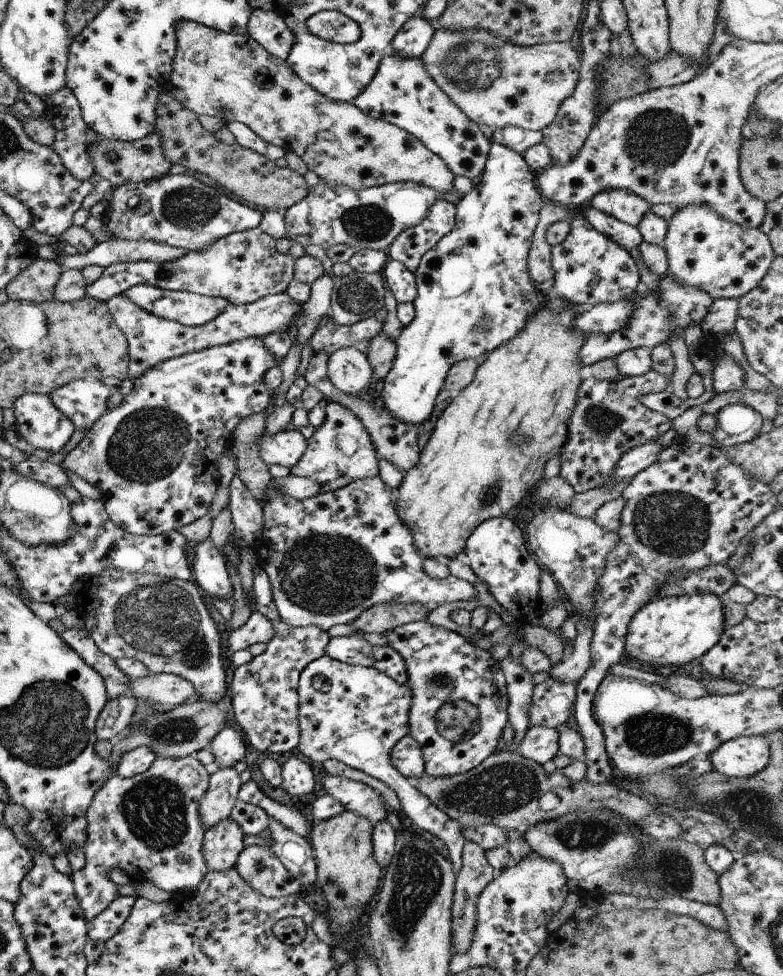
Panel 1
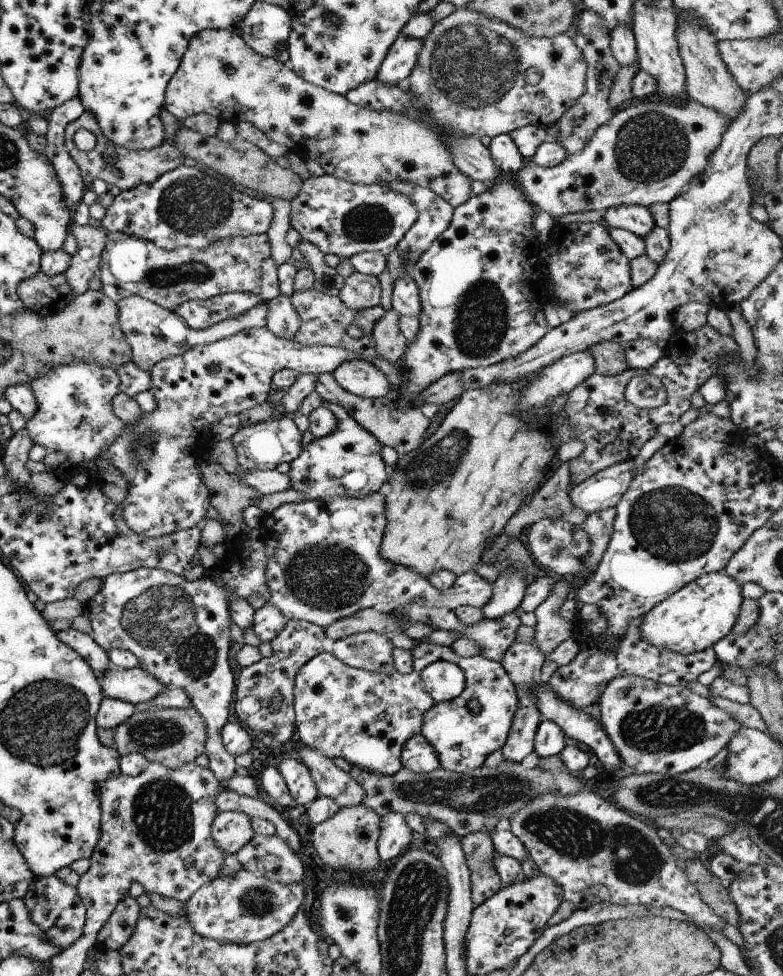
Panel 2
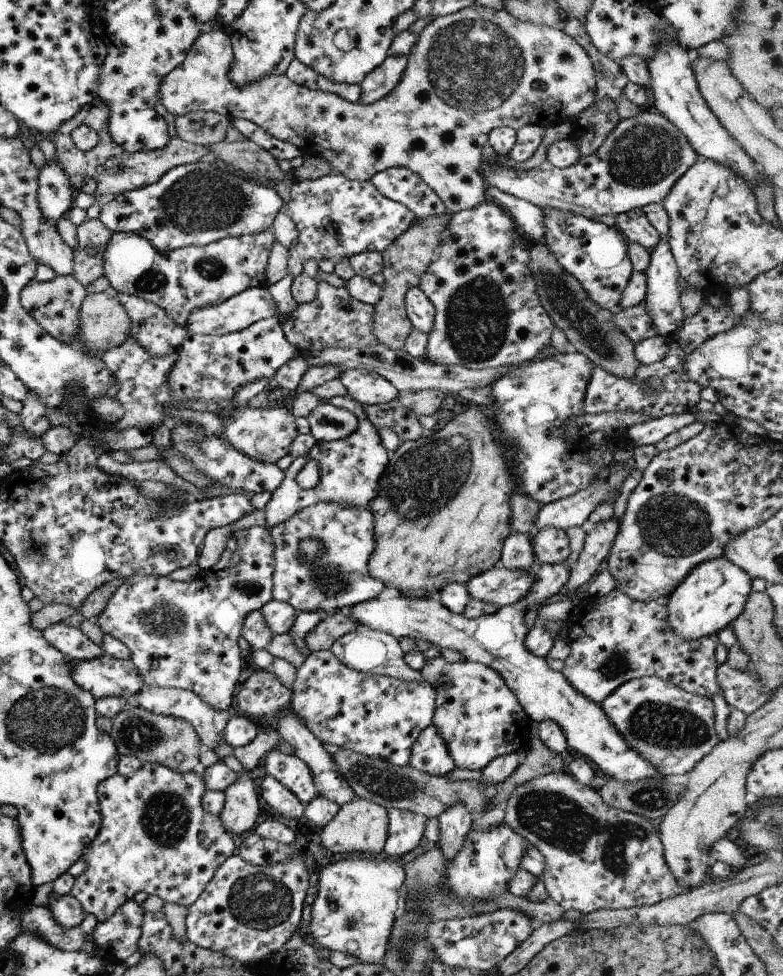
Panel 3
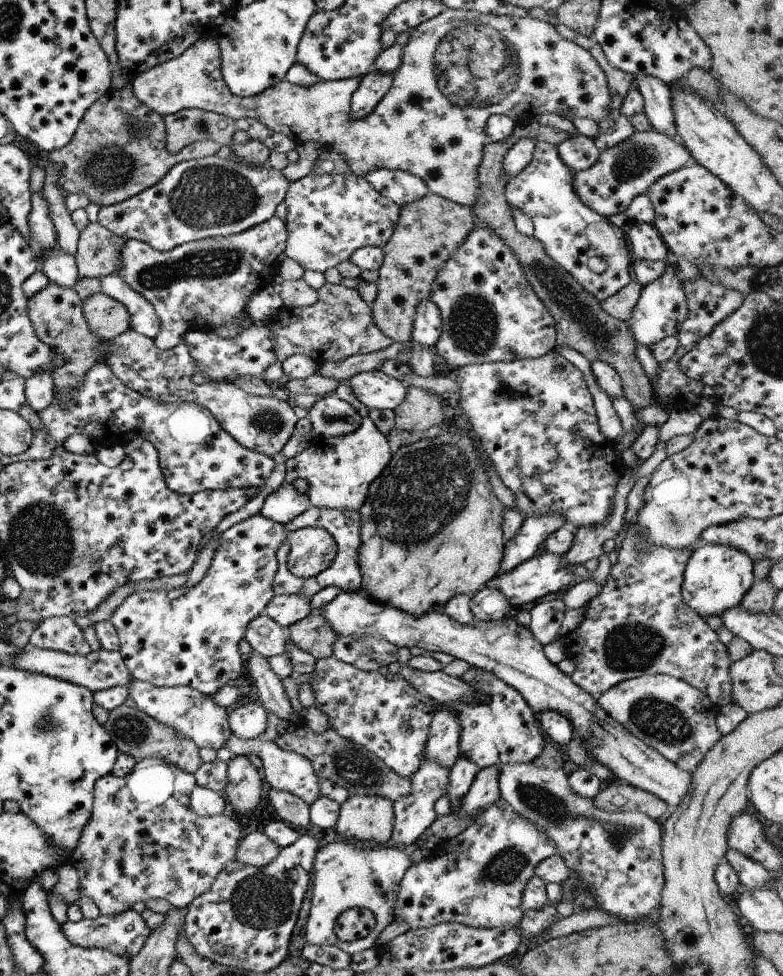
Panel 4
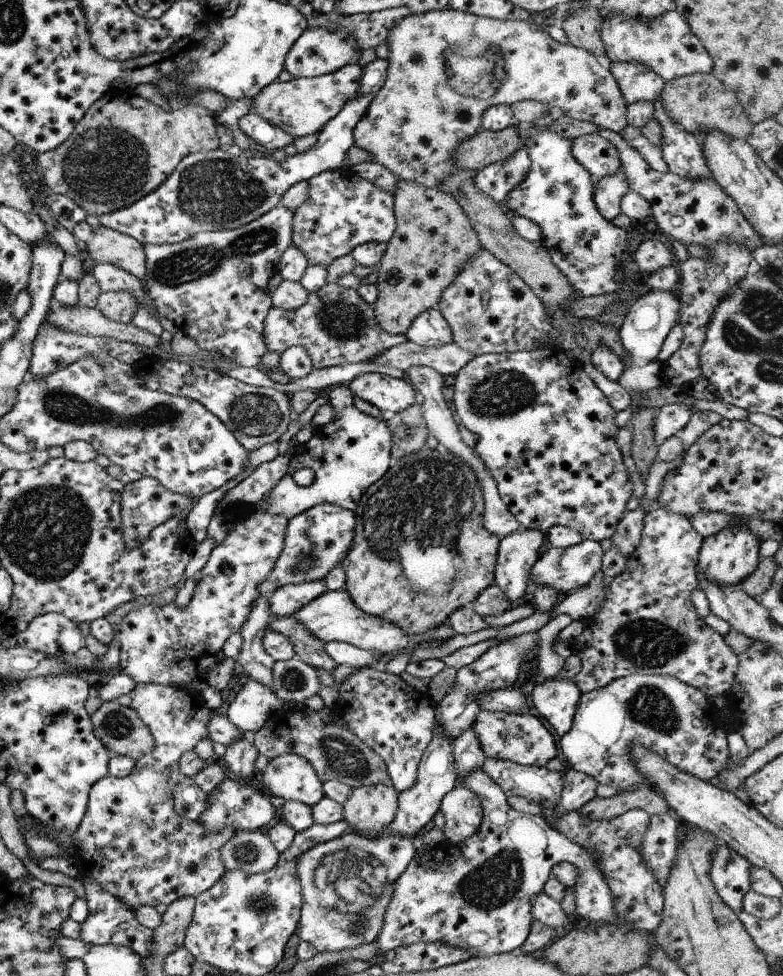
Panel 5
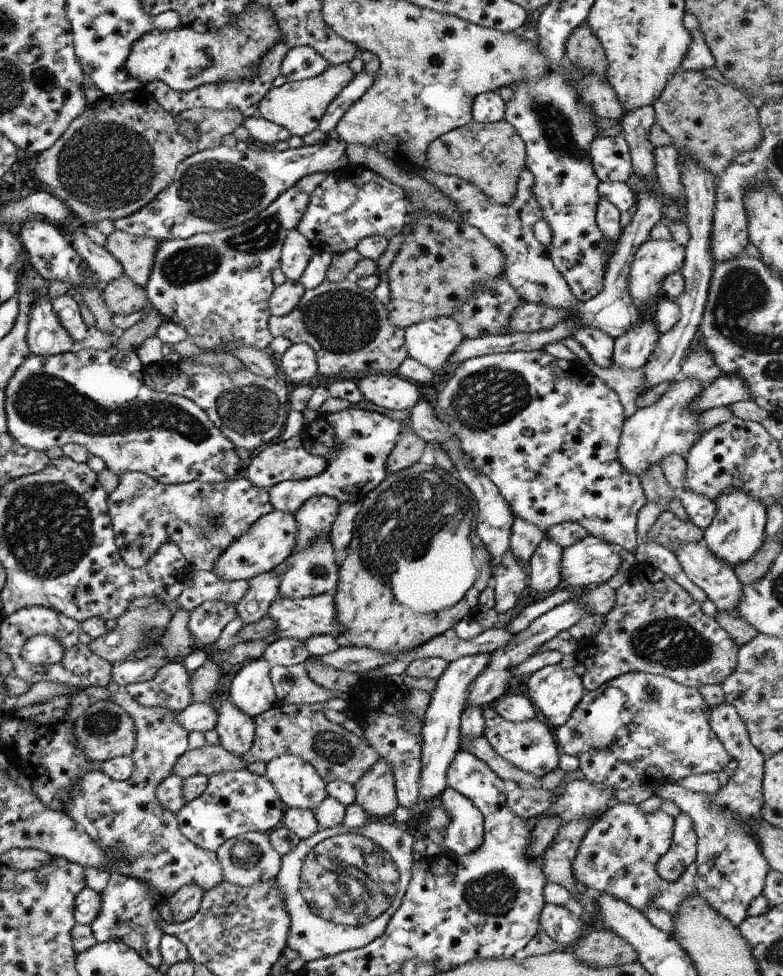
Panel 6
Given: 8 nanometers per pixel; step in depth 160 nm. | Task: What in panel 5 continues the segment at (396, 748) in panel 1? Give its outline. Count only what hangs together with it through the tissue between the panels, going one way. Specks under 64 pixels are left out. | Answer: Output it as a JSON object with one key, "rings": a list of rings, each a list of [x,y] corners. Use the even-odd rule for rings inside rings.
{"rings":[[[537,631],[516,635],[511,639],[501,640],[497,646],[489,648],[483,652],[479,658],[467,666],[457,670],[455,681],[451,690],[441,698],[438,703],[434,703],[434,722],[439,724],[441,732],[447,738],[459,736],[463,730],[472,727],[477,712],[477,694],[481,692],[491,692],[491,690],[511,689],[519,674],[521,663],[532,658],[535,648],[539,644]]]}

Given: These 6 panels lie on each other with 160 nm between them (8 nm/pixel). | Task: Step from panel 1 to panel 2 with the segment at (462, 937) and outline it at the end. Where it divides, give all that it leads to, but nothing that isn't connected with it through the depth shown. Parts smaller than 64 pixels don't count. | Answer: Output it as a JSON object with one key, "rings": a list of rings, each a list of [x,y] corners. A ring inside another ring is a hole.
{"rings":[[[490,832],[469,833],[459,838],[463,856],[470,872],[470,899],[474,904],[487,900],[502,886],[492,865],[495,852],[488,835]]]}

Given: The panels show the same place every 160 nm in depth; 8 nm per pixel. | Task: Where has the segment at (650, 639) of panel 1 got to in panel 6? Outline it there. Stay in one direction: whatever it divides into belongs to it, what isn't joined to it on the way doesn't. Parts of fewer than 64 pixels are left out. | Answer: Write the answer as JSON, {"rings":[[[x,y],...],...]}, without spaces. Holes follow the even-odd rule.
{"rings":[[[730,487],[729,492],[717,496],[713,502],[715,515],[705,532],[702,532],[701,541],[718,560],[723,560],[731,567],[749,560],[765,538],[766,509],[763,508],[761,500],[749,496],[749,492],[741,492],[739,488]]]}

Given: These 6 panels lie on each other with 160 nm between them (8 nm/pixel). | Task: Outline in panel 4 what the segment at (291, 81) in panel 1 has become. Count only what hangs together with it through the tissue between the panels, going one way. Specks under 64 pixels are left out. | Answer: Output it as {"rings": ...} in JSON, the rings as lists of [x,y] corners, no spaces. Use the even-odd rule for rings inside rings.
{"rings":[[[445,9],[437,16],[418,24],[414,29],[409,30],[409,37],[407,43],[402,46],[402,61],[395,71],[391,73],[392,83],[391,88],[383,95],[383,98],[375,105],[375,108],[363,118],[350,119],[350,98],[353,91],[357,88],[360,78],[343,79],[338,81],[319,81],[316,85],[302,87],[299,85],[291,84],[285,79],[281,82],[277,82],[273,86],[269,86],[250,97],[238,97],[231,94],[231,91],[226,87],[226,84],[222,81],[220,73],[220,50],[218,42],[214,38],[203,37],[198,38],[189,48],[186,48],[177,58],[165,61],[160,65],[155,65],[147,71],[134,74],[131,78],[131,89],[134,97],[142,102],[146,107],[149,107],[152,111],[160,114],[162,117],[179,112],[183,109],[201,109],[204,111],[211,111],[228,116],[230,119],[236,121],[243,117],[249,117],[257,119],[261,124],[264,124],[269,130],[273,132],[285,135],[288,139],[291,139],[294,143],[299,145],[300,143],[312,142],[317,143],[322,149],[329,148],[332,151],[338,152],[348,164],[349,172],[355,176],[363,177],[365,173],[373,171],[375,169],[399,169],[402,171],[410,172],[415,176],[418,176],[428,188],[429,192],[441,197],[445,200],[450,200],[451,203],[471,207],[475,204],[478,197],[479,183],[477,180],[477,167],[479,166],[482,157],[482,148],[484,147],[486,140],[486,134],[484,126],[487,118],[491,115],[505,115],[507,118],[513,120],[513,122],[521,123],[525,120],[535,118],[538,114],[548,113],[557,114],[568,120],[572,118],[588,118],[597,122],[604,119],[609,114],[609,91],[607,88],[607,81],[604,72],[599,68],[597,61],[587,52],[583,50],[578,44],[573,41],[565,40],[561,38],[555,27],[548,22],[534,19],[529,15],[525,15],[519,19],[512,16],[501,15],[482,15],[480,12],[463,10],[463,9]]]}

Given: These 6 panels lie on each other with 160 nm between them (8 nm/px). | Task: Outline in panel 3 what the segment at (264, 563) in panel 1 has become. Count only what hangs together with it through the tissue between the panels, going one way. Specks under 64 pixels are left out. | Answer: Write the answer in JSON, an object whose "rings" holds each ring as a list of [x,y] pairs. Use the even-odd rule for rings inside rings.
{"rings":[[[319,502],[271,527],[269,535],[273,544],[273,599],[287,602],[297,612],[319,610],[324,618],[357,602],[371,600],[385,588],[367,572],[367,560],[373,552],[374,540],[373,520],[366,507]],[[303,538],[323,542],[323,554],[309,562],[301,560],[297,542]],[[493,567],[473,576],[464,586],[467,588],[469,599],[495,604],[499,608],[515,604],[525,594],[529,594],[529,590],[533,588],[531,586],[533,580],[535,580],[535,569],[532,572],[525,572],[525,570]]]}

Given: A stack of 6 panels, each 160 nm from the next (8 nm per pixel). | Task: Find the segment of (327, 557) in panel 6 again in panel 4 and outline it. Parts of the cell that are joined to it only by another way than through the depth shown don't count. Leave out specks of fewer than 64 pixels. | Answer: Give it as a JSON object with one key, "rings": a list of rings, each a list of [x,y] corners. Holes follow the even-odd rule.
{"rings":[[[296,594],[273,595],[264,606],[263,612],[281,628],[286,629],[311,612],[308,600]]]}

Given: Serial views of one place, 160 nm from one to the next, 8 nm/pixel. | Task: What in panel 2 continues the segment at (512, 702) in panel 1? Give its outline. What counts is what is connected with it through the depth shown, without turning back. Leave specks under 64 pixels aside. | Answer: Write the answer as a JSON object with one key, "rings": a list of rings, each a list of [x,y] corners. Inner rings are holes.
{"rings":[[[530,642],[511,644],[499,662],[515,689],[517,699],[517,708],[514,710],[504,745],[501,747],[503,759],[506,761],[519,763],[533,750],[534,734],[541,720],[536,705],[536,689],[540,686],[539,669],[544,660],[542,652]]]}

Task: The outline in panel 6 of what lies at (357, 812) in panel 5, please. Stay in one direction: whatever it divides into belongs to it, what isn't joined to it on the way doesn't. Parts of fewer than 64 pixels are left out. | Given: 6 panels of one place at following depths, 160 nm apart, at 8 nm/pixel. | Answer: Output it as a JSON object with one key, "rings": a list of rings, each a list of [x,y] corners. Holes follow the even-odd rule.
{"rings":[[[378,757],[373,766],[369,766],[368,771],[361,776],[355,788],[354,804],[361,806],[364,812],[377,818],[389,816],[397,807],[391,766]]]}

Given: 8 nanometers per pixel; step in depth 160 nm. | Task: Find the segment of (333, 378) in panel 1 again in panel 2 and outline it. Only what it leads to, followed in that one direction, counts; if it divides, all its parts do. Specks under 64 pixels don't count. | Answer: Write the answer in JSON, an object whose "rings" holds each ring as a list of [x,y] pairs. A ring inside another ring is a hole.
{"rings":[[[363,359],[343,361],[331,374],[343,390],[358,397],[384,397],[390,386],[386,376],[373,363]]]}

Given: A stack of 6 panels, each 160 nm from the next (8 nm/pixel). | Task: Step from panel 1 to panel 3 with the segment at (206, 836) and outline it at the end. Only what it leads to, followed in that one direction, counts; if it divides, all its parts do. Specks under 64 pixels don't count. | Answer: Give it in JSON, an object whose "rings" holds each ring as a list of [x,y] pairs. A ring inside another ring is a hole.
{"rings":[[[249,771],[239,772],[237,780],[223,790],[225,803],[218,816],[219,822],[235,837],[251,829],[259,814],[259,798],[253,780]]]}

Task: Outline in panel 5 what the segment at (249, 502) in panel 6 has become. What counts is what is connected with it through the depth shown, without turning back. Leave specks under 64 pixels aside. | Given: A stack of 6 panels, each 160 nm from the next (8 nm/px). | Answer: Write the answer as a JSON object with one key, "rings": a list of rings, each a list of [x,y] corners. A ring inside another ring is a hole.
{"rings":[[[150,477],[124,483],[119,494],[119,532],[122,533],[125,548],[129,552],[135,552],[159,524],[163,524],[171,516],[187,516],[195,502],[195,497],[170,492]],[[269,493],[259,498],[255,504],[225,504],[223,508],[214,509],[209,525],[206,528],[205,538],[212,539],[215,546],[225,540],[225,536],[241,521],[247,520],[254,512],[265,513],[261,506],[269,500]]]}

